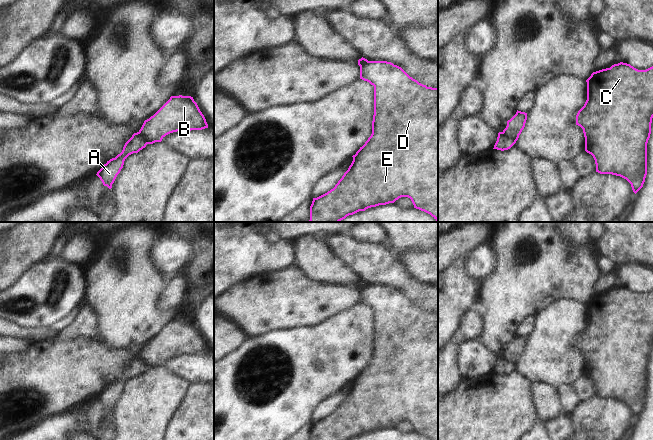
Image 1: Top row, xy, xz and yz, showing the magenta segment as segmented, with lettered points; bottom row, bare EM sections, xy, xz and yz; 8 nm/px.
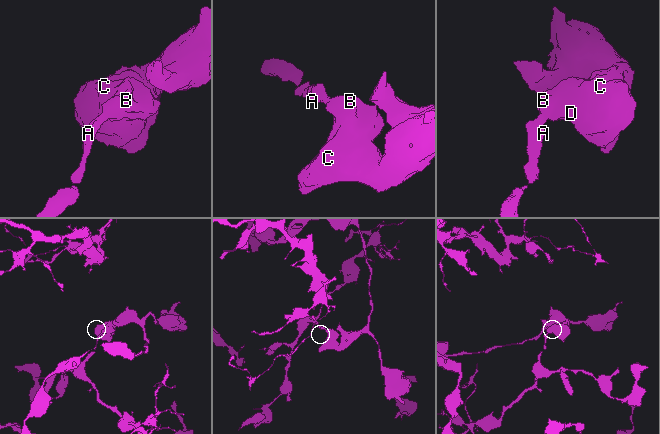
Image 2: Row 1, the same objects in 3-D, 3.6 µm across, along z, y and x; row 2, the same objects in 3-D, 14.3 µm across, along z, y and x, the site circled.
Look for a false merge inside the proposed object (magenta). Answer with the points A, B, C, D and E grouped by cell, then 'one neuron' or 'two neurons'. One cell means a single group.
A / B C D E | two neurons

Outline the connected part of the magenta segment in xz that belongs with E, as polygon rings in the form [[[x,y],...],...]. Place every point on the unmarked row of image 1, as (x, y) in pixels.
[[[368,285],[360,291],[360,303],[374,310],[374,339],[372,345],[372,358],[353,379],[353,385],[342,402],[333,413],[327,417],[313,422],[310,430],[310,440],[349,440],[359,435],[379,429],[394,427],[401,421],[411,423],[414,432],[424,435],[431,440],[438,440],[438,312],[427,311],[410,301],[401,291],[387,285]]]

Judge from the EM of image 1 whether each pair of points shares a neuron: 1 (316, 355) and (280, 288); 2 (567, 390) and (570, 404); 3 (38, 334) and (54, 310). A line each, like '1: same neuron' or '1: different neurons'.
1: different neurons
2: same neuron
3: different neurons

